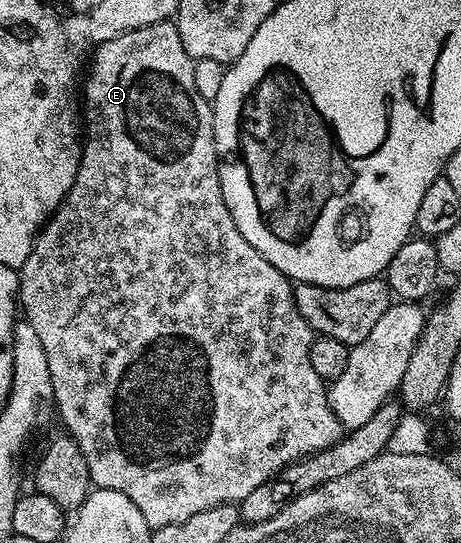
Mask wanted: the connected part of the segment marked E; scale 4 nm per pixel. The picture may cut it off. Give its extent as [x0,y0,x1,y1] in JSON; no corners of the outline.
[19,21,345,527]

